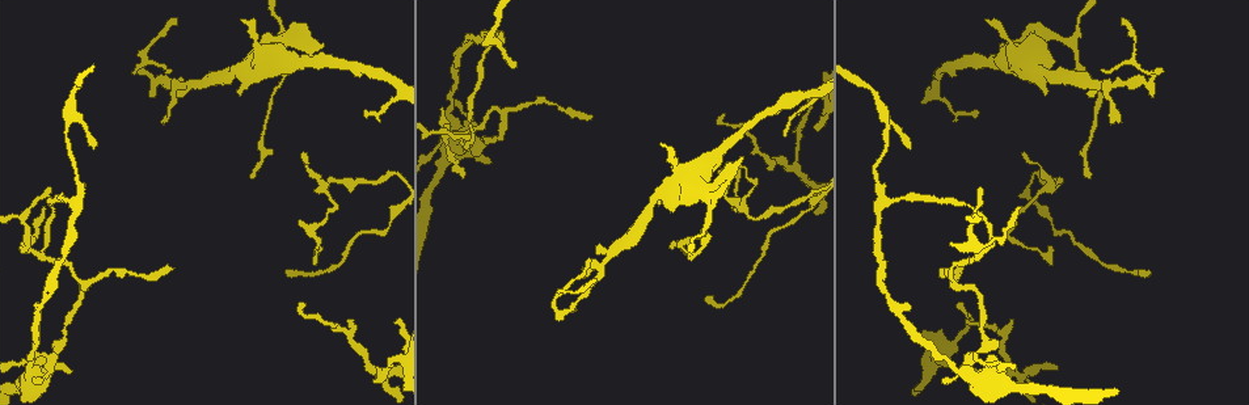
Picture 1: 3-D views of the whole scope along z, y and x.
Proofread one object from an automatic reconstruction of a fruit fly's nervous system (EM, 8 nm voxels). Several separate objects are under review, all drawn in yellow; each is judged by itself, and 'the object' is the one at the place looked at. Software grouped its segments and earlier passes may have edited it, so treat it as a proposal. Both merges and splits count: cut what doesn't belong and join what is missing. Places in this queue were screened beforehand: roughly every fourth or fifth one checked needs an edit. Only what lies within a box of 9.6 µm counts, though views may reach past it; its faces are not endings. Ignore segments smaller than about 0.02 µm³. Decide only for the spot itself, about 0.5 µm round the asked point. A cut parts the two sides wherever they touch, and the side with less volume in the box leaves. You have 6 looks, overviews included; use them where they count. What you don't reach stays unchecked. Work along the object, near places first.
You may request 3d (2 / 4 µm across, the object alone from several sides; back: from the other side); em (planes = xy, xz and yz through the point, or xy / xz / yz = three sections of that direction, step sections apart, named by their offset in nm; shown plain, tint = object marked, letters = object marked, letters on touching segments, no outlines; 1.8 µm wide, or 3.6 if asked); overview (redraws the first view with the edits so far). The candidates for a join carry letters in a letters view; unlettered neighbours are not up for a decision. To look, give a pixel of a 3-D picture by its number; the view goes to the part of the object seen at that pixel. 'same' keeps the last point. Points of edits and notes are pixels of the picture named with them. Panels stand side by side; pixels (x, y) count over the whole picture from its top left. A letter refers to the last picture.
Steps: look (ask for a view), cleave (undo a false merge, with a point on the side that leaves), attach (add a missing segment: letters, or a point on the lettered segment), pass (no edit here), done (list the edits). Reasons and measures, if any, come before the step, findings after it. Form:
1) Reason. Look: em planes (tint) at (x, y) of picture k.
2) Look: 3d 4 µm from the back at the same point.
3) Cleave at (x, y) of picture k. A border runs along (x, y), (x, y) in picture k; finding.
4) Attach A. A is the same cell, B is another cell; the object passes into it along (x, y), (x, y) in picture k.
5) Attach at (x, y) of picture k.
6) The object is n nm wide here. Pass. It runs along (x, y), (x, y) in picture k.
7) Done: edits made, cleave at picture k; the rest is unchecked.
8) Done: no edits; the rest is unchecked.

Thin end. Look: 3d 2 µm at (670, 247) of picture 1.

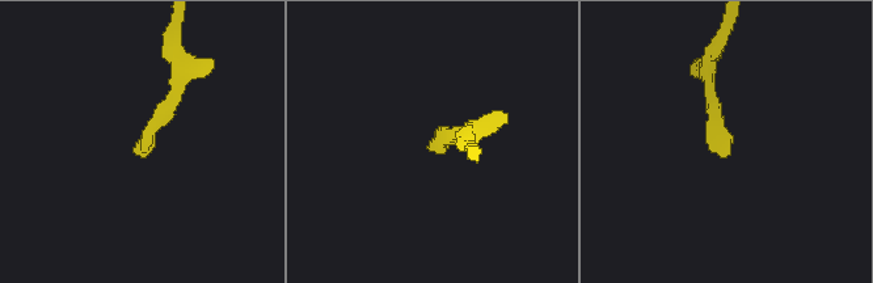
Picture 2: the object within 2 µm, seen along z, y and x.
Look: em xy step 4 (tint) at (139, 154) of picture 2.

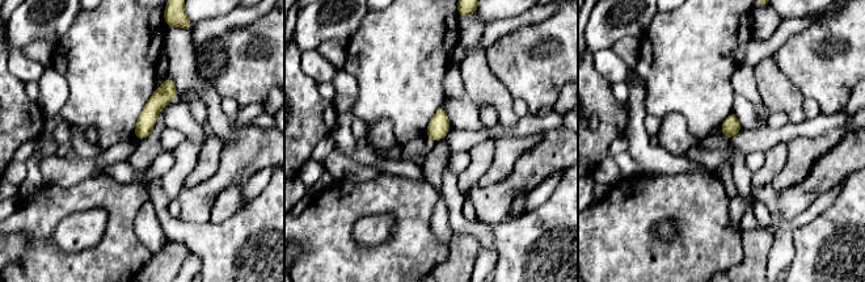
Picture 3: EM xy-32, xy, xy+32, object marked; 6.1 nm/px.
Look: em planes (letters) at the same point.

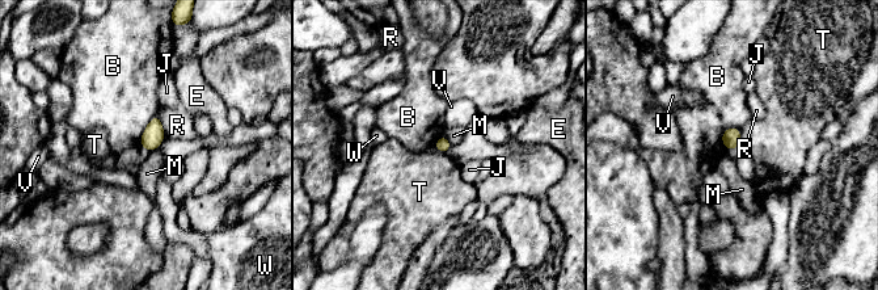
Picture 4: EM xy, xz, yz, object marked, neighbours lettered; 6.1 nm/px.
The longest contact is with B, 160 nm. Pass. B, E, J, M, R, T, V and W are other cells; a border runs along (442, 134), (452, 144) in picture 4; none of them fits.

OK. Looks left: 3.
Thin end. Look: 3d 4 µm at (315, 263) of picture 1.

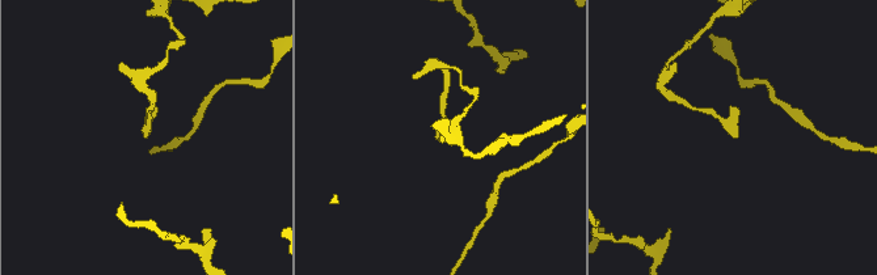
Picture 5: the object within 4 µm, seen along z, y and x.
Now the EM. Look: em xy step 16 (letters) at (438, 139) of picture 5.

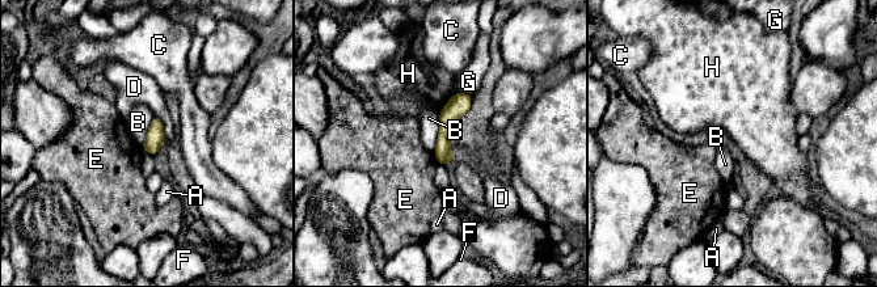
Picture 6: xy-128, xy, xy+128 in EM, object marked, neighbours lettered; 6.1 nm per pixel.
Pass. A, B, C, D, E, F, G and H are other cells; no lettered segment goes on from it.

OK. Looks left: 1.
Done: no edits; the rest is unchecked.

